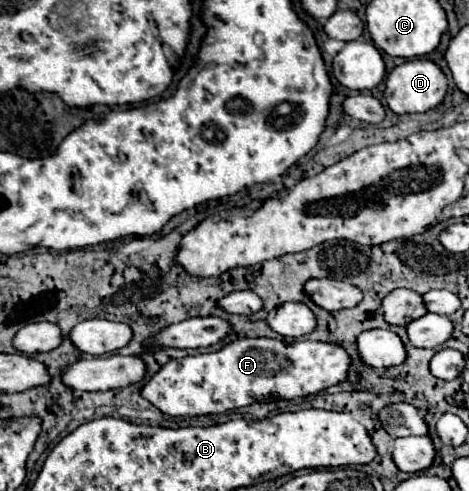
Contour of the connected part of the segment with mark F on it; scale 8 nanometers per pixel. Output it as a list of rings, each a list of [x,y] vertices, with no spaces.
[[[237,339],[225,345],[219,351],[201,353],[193,357],[183,357],[165,363],[153,379],[145,387],[139,389],[141,397],[153,403],[161,413],[171,417],[185,417],[185,415],[209,415],[209,413],[225,413],[229,409],[247,407],[259,401],[277,401],[277,399],[295,399],[303,395],[319,393],[331,385],[337,385],[347,379],[347,367],[351,357],[339,345],[321,343],[321,341],[295,341],[285,343],[281,339]]]

